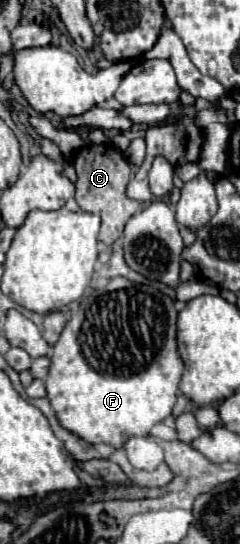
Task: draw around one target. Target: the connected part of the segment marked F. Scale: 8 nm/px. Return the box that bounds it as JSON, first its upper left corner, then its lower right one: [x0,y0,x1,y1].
[45,277,185,449]

